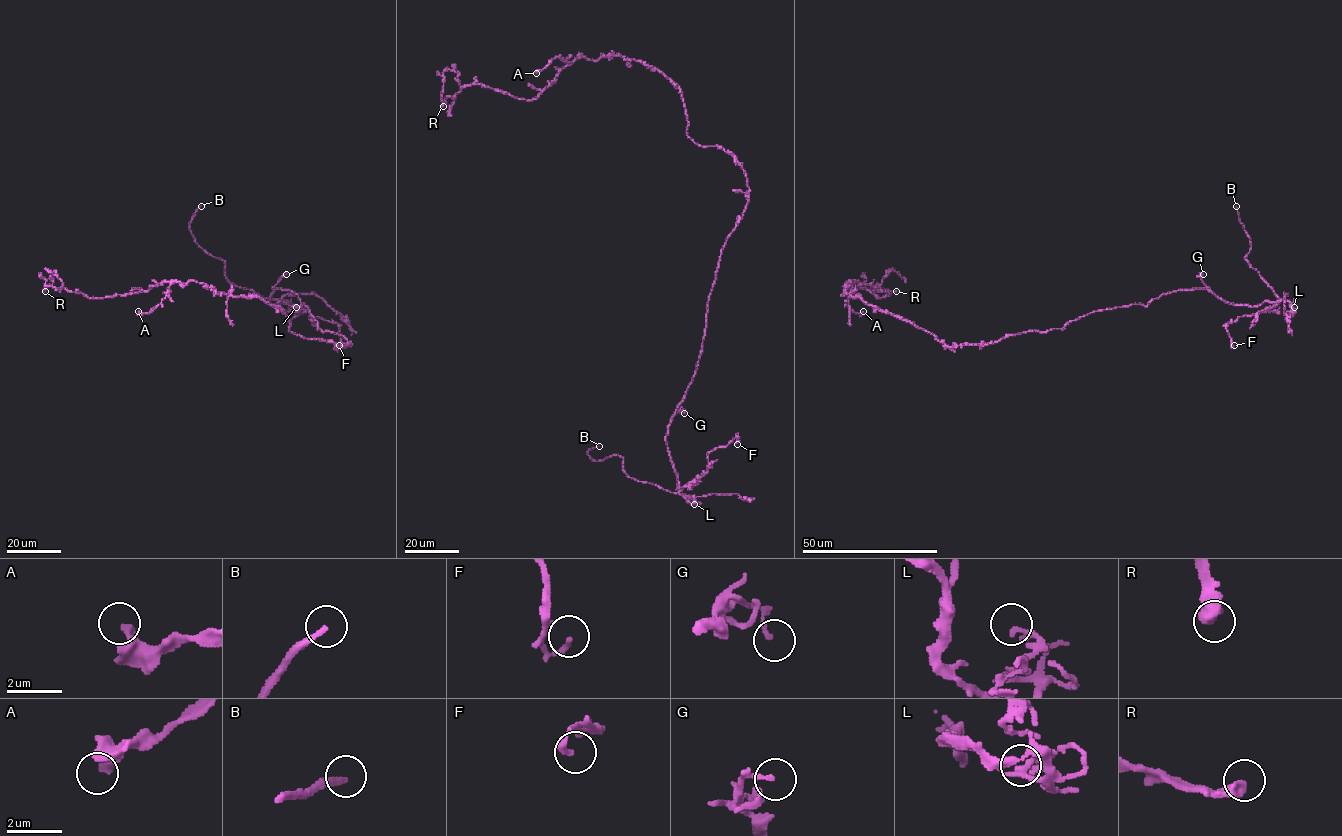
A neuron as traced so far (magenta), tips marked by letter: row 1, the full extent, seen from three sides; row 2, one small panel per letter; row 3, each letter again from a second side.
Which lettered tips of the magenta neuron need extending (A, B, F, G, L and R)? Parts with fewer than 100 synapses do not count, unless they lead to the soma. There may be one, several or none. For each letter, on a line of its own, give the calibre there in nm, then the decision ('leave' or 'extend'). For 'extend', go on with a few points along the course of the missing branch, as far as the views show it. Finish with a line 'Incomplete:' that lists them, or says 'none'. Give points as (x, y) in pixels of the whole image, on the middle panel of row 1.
A: calibre 360 nm; leave
B: calibre 240 nm; extend; course (599, 446), (608, 446), (616, 459), (612, 448)
F: calibre 200 nm; leave
G: calibre 110 nm; leave
L: calibre 200 nm; leave
R: calibre 480 nm; leave
Incomplete: B

